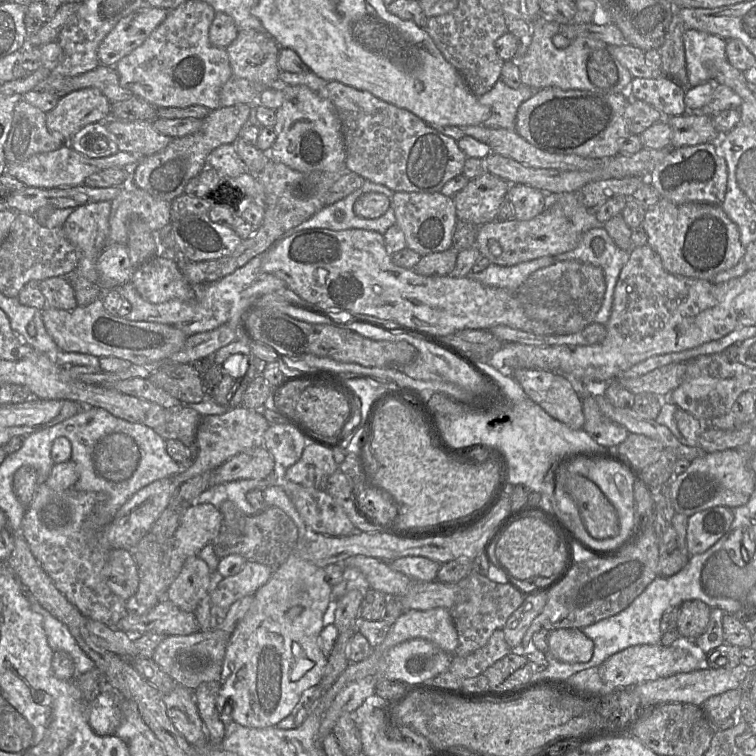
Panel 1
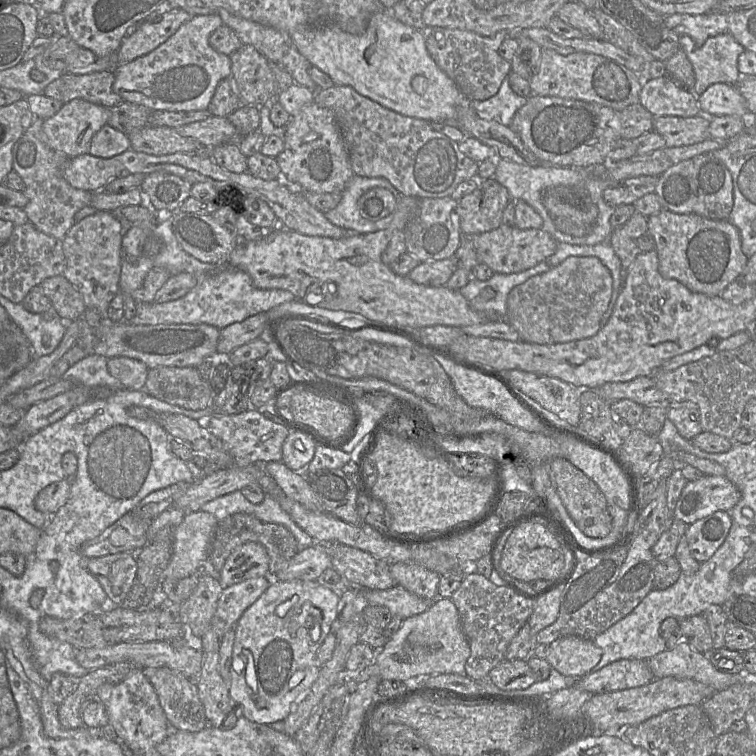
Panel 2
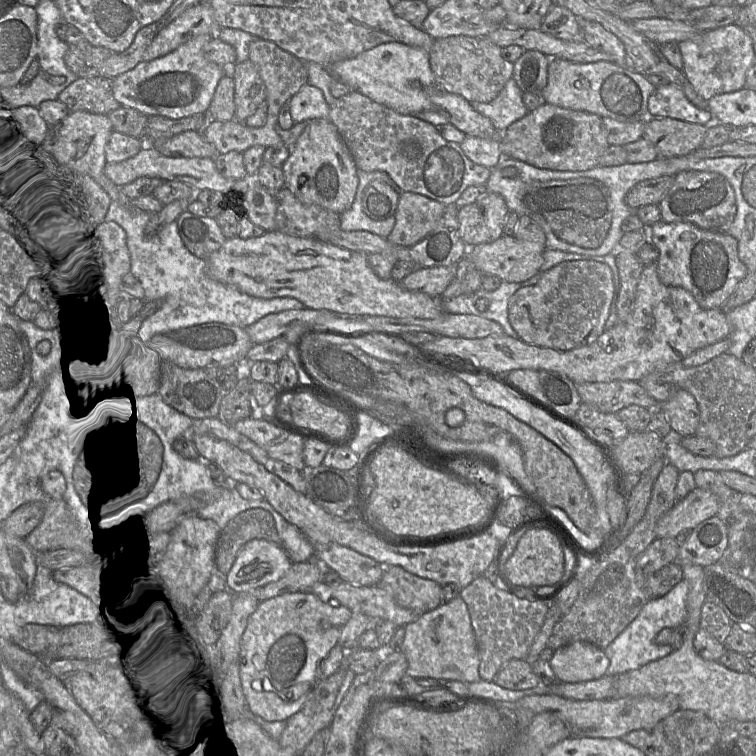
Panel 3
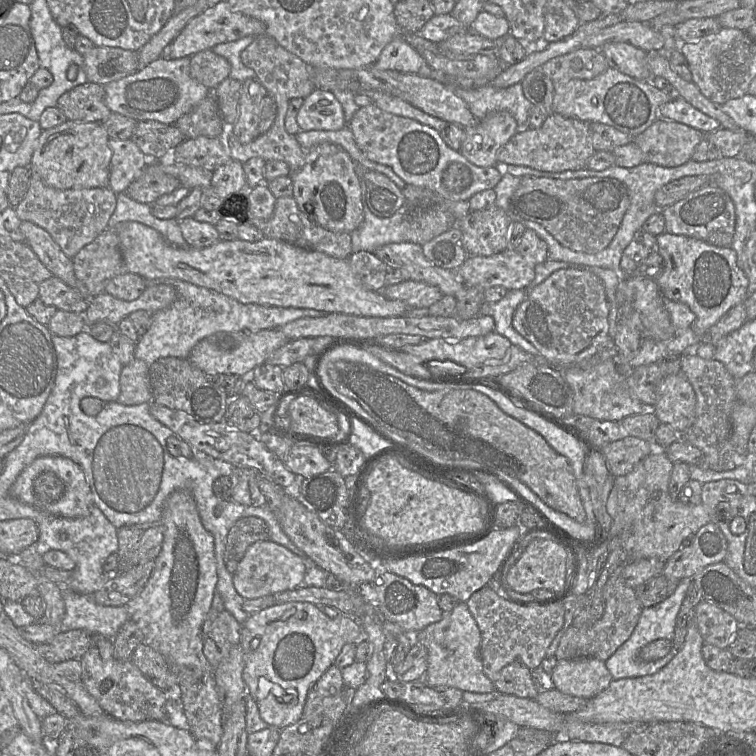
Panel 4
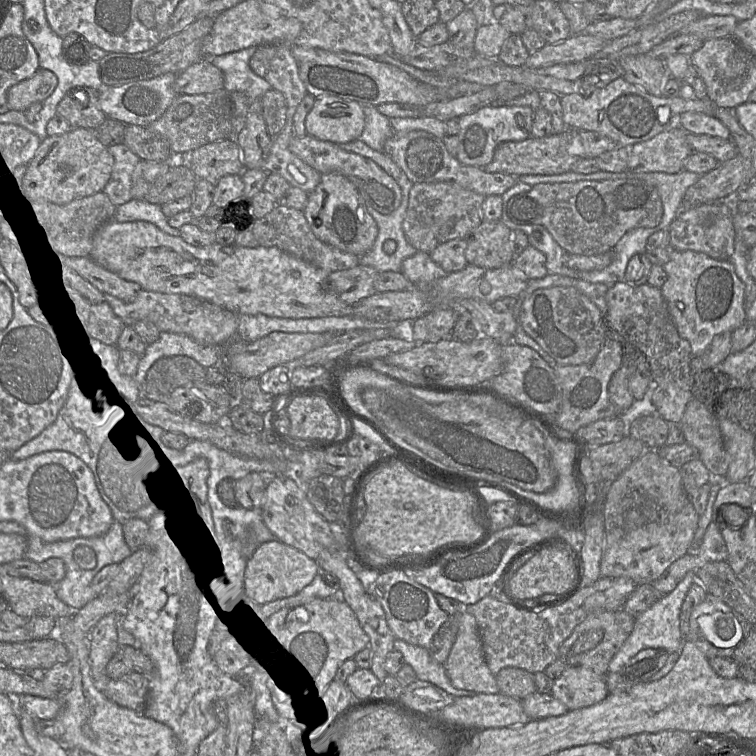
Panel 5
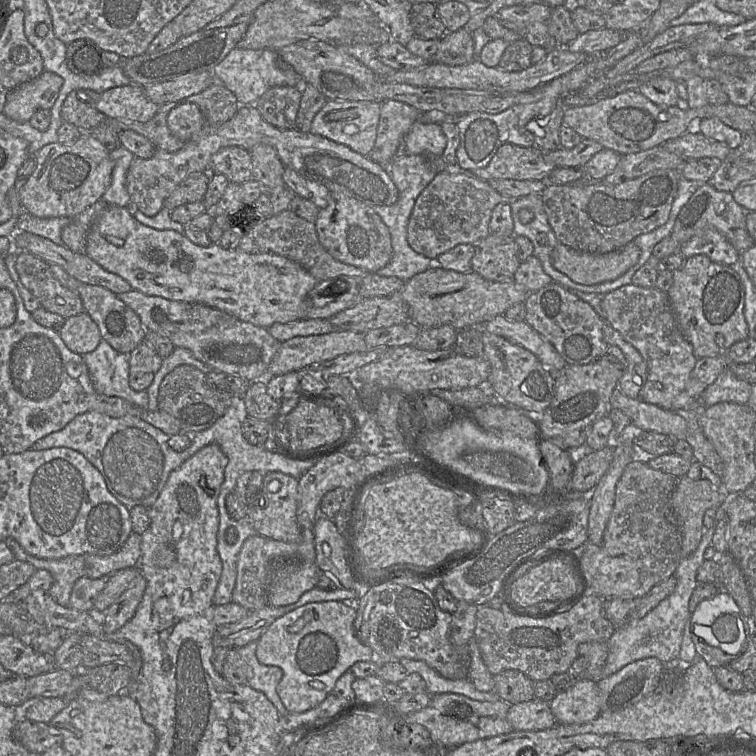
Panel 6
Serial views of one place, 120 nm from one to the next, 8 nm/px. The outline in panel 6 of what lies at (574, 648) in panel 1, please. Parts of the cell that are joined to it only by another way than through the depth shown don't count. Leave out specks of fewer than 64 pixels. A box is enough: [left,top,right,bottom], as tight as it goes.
[550,679,601,724]

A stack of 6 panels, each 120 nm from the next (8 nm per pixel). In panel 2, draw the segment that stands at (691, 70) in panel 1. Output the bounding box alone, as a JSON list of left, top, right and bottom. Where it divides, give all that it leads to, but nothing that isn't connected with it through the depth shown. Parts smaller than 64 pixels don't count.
[679,34,745,97]

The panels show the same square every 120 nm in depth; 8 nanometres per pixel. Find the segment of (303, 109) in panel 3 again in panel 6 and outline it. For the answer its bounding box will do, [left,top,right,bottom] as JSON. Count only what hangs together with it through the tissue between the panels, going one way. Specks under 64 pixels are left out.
[310,100,382,156]

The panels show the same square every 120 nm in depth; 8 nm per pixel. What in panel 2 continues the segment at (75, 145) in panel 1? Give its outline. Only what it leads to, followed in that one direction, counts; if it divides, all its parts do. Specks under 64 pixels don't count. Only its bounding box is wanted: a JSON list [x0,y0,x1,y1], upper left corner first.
[89,125,130,158]

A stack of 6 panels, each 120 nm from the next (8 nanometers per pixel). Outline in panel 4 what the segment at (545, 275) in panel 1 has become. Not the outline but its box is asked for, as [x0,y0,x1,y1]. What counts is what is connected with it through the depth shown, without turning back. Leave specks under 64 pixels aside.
[512,266,611,369]

